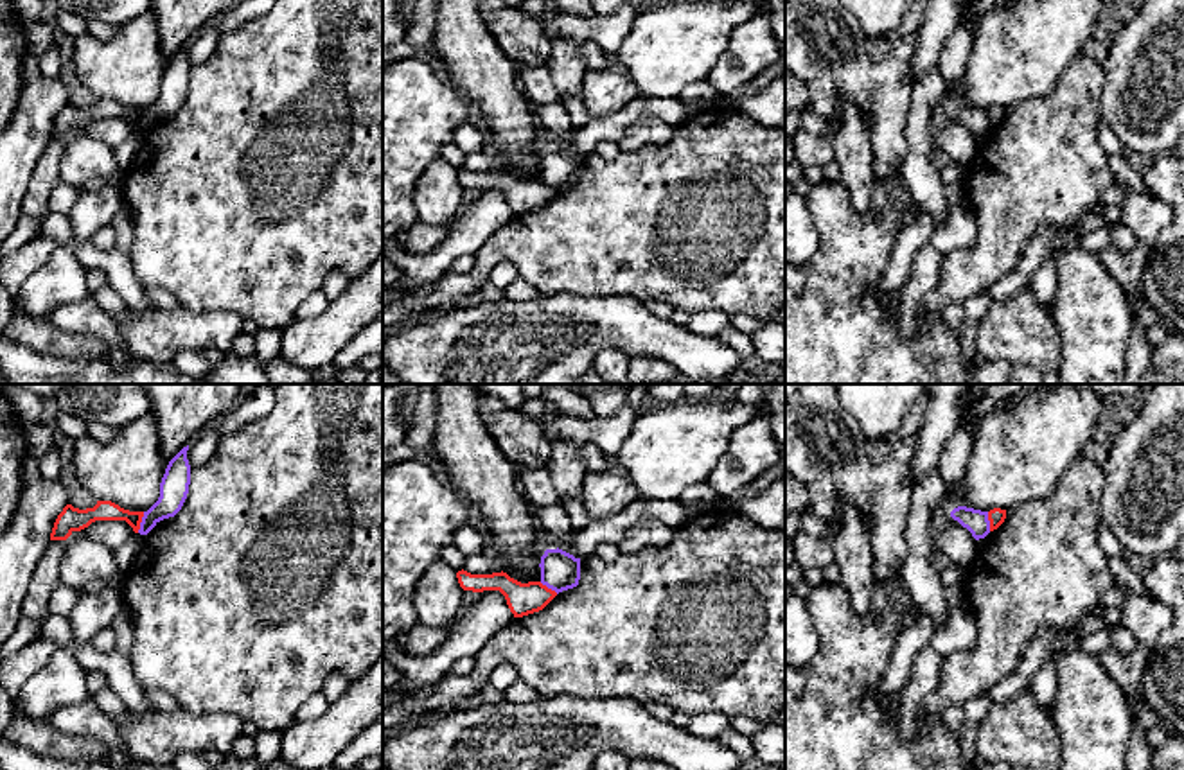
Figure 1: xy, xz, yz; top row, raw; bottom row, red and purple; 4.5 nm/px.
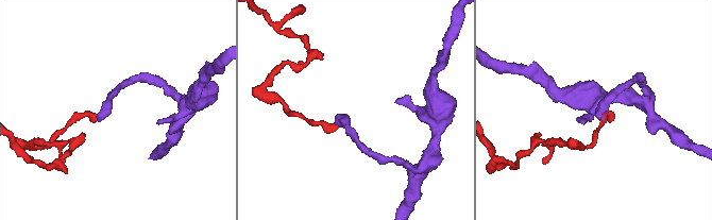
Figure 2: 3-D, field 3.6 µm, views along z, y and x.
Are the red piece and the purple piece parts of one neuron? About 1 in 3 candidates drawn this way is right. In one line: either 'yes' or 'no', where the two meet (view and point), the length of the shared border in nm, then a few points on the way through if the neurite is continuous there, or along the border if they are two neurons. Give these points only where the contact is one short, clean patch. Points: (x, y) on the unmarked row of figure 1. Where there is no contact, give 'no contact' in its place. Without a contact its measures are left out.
no | xy (139, 121) | 100 nm | along xy (144, 110), (137, 130)

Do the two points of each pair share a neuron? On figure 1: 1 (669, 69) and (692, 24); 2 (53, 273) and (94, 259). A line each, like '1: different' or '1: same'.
1: same
2: different

